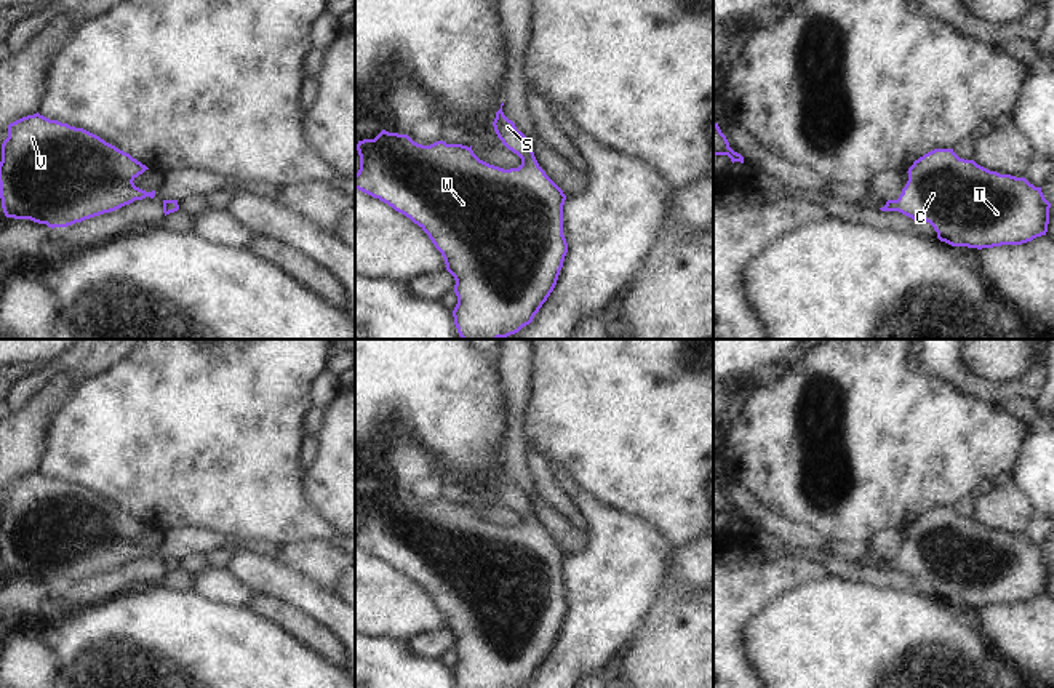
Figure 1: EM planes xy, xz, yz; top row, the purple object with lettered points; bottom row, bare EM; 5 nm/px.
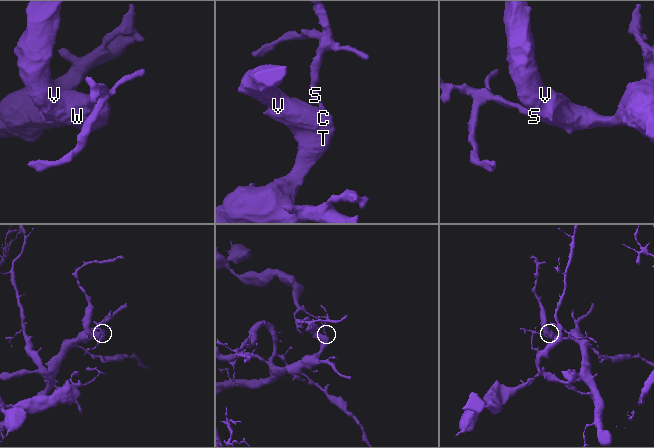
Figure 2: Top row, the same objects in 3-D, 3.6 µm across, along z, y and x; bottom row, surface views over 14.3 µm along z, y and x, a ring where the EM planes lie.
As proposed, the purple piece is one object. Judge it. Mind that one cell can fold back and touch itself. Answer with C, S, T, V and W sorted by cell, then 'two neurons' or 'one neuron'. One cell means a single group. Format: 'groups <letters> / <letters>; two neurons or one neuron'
groups C S T V W; one neuron

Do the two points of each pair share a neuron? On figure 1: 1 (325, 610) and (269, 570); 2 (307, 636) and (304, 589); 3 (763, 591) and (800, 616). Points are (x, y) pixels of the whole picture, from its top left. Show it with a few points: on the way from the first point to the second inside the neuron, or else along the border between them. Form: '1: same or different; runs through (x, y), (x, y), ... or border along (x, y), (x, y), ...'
1: same; runs through (311, 597), (283, 584)
2: different; border along (269, 596), (304, 610), (335, 632)
3: different; border along (811, 581), (786, 591), (749, 623)

